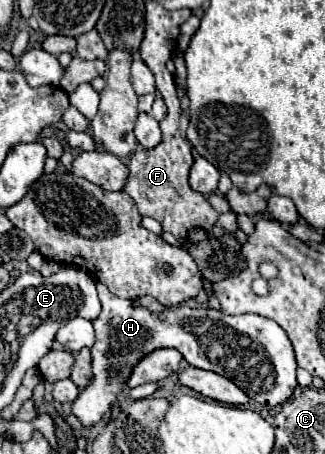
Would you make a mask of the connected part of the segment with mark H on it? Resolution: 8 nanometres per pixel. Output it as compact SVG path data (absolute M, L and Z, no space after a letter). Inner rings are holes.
M97 281L99 301L103 305L101 315L93 321L95 327L95 345L93 353L93 377L91 383L79 393L73 401L73 415L83 425L95 425L103 415L113 407L117 395L127 387L125 381L129 373L145 353L151 353L159 347L175 347L187 359L191 367L215 371L231 379L249 399L275 407L287 401L295 387L295 353L287 333L265 317L245 313L239 317L229 317L213 309L189 309L177 305L163 313L151 313L145 307L133 307L131 299L121 299L113 295L103 283ZM201 323L211 323L209 331L201 337ZM213 337L213 341L211 341Z

